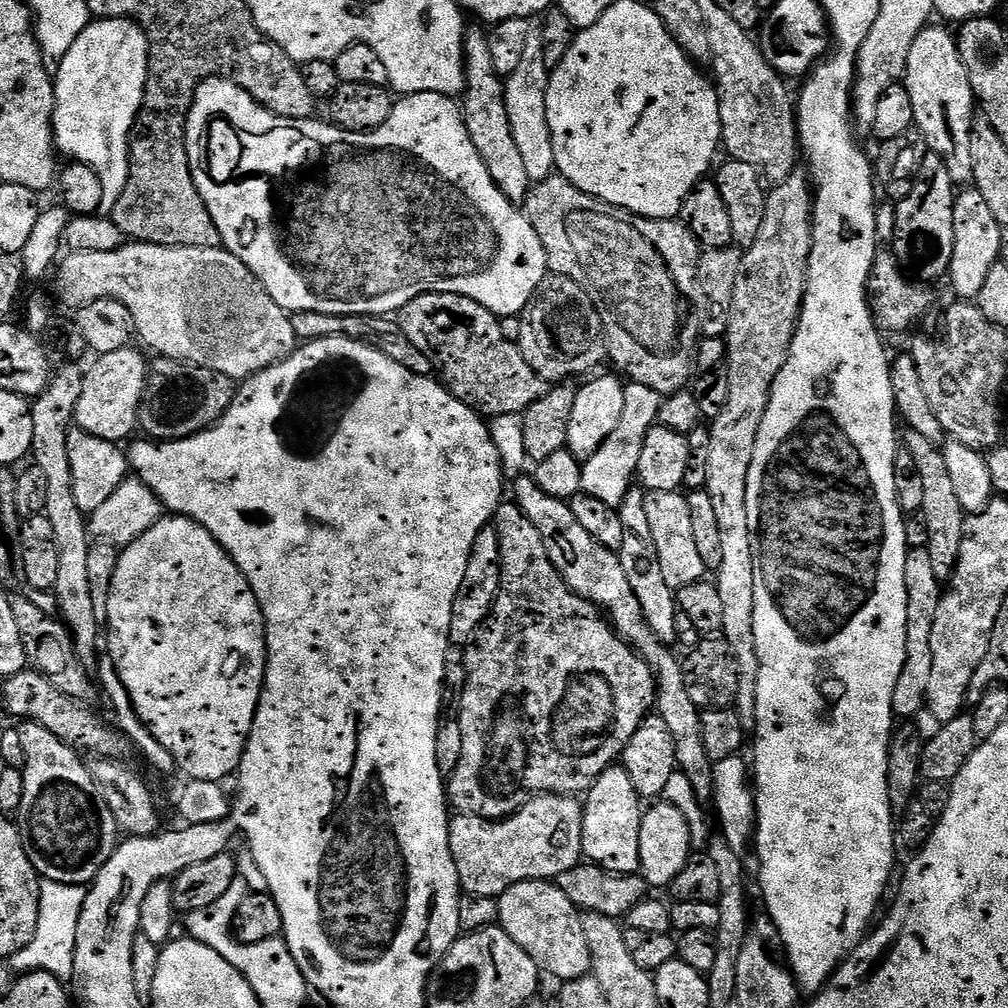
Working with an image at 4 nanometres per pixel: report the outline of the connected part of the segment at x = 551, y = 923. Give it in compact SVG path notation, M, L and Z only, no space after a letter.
M527 880L510 886L498 897L500 906L499 928L530 958L545 977L553 976L559 982L577 980L592 970L590 946L586 946L586 934L582 931L582 913L562 894L562 890L550 880Z

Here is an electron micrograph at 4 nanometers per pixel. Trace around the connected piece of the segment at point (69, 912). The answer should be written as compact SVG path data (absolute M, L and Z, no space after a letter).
M41 879L38 926L34 930L32 941L21 952L15 952L10 957L10 968L13 973L49 972L61 982L71 981L74 974L78 918L82 914L87 893L88 888L83 884L63 884Z

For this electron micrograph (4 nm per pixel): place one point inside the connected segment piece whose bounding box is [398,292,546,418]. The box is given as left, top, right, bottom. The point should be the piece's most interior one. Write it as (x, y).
(464, 342)

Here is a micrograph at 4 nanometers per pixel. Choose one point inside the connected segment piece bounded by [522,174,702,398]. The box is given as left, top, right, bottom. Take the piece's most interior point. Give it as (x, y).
(631, 267)

